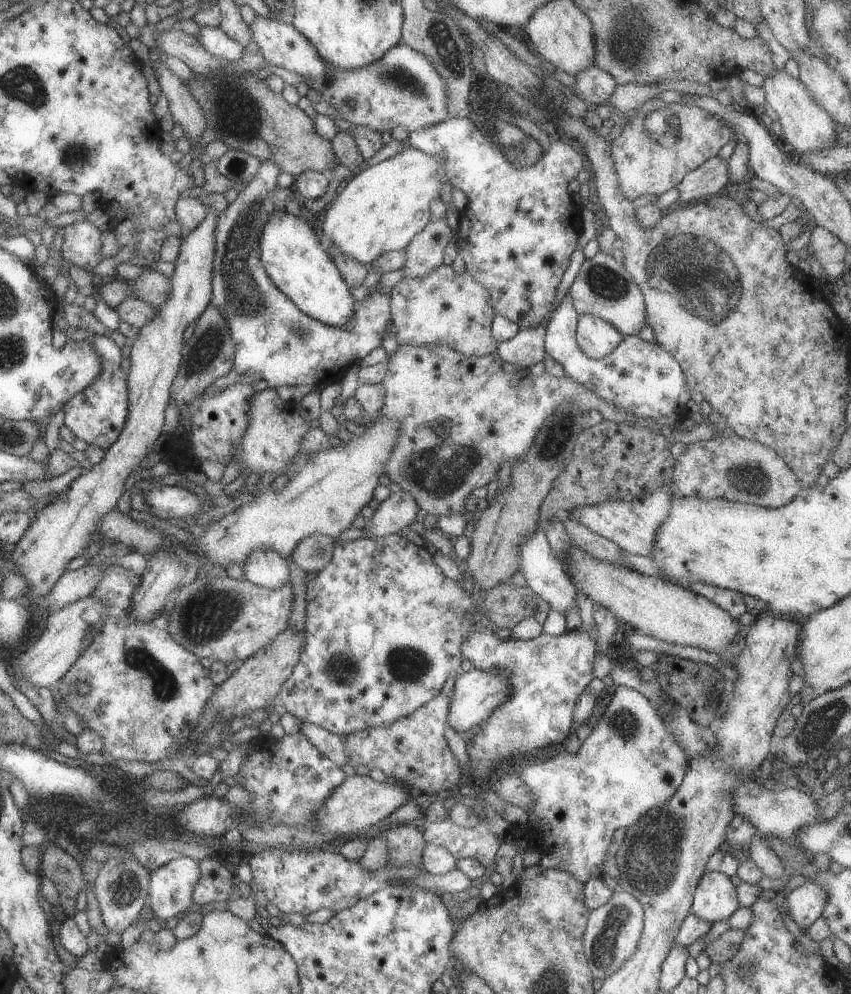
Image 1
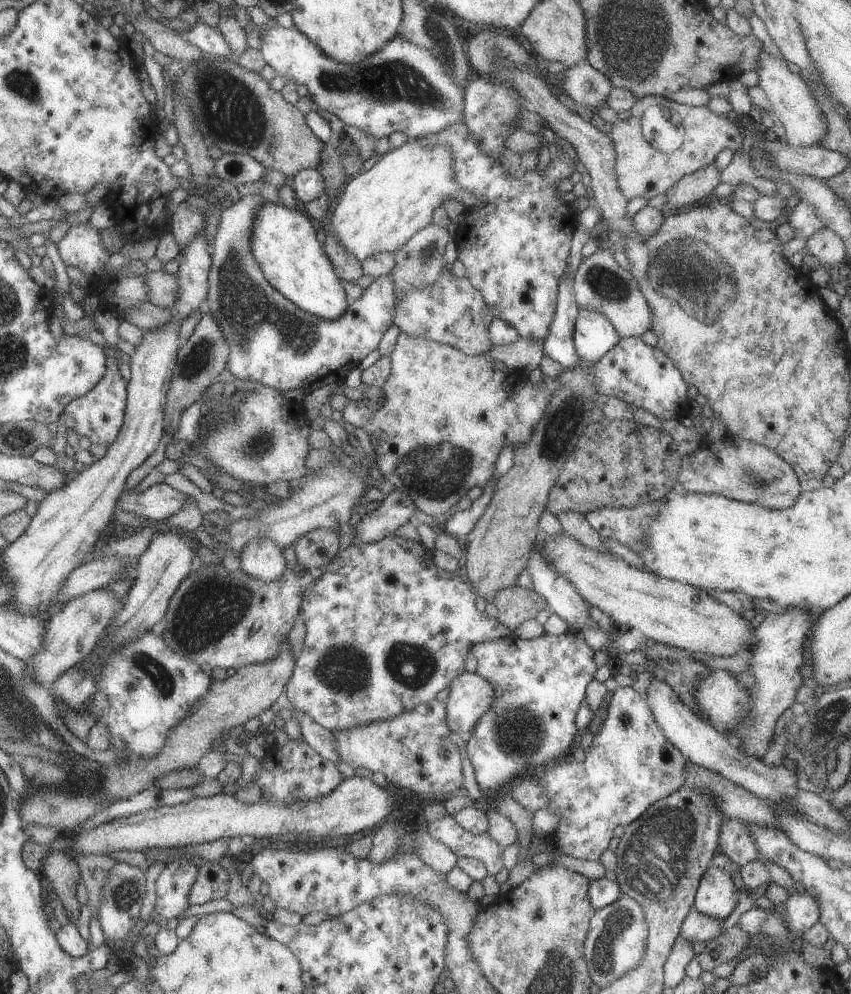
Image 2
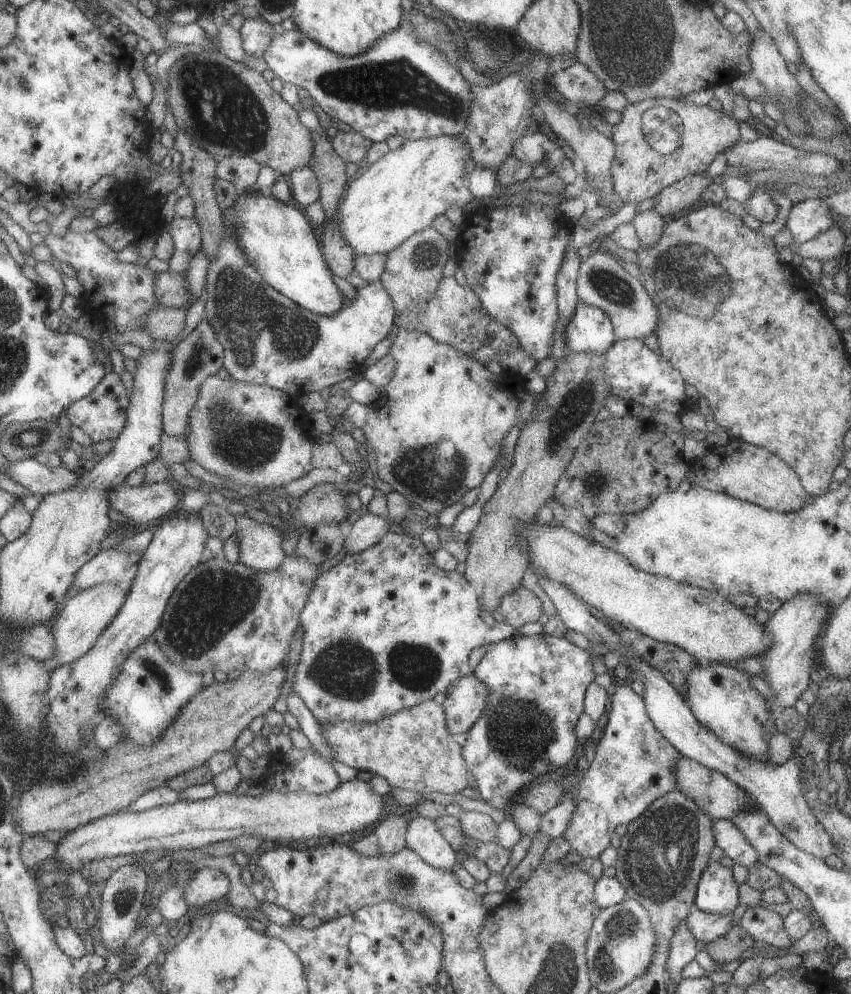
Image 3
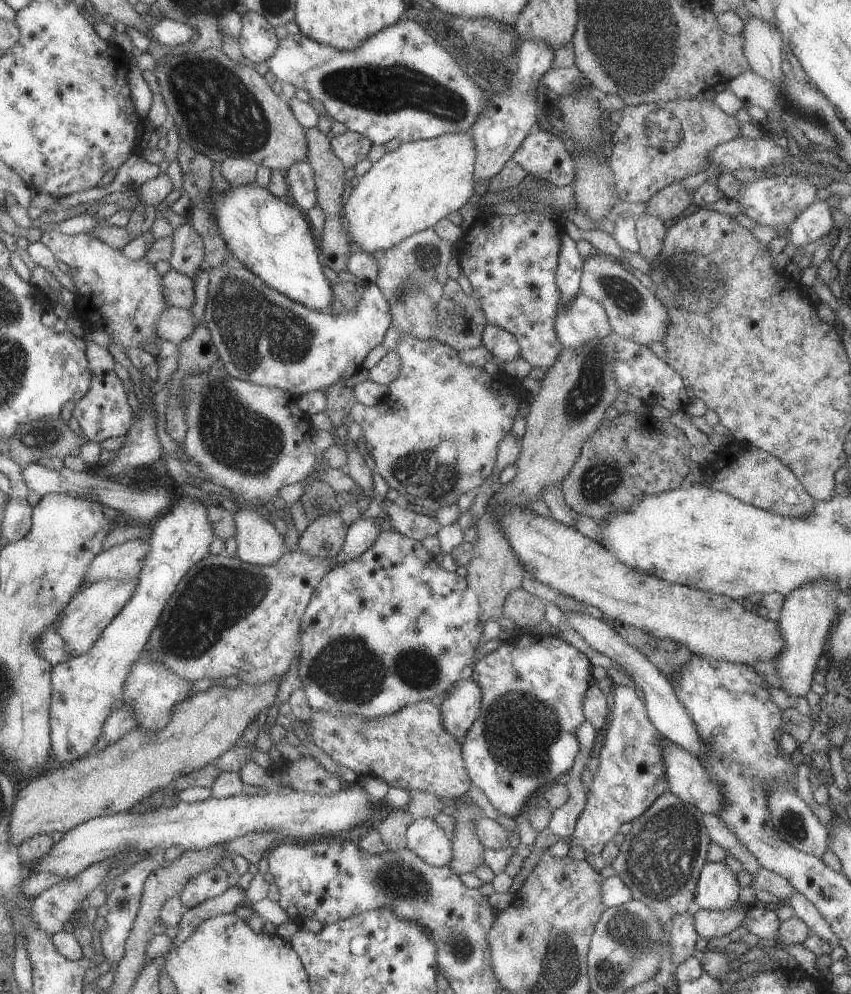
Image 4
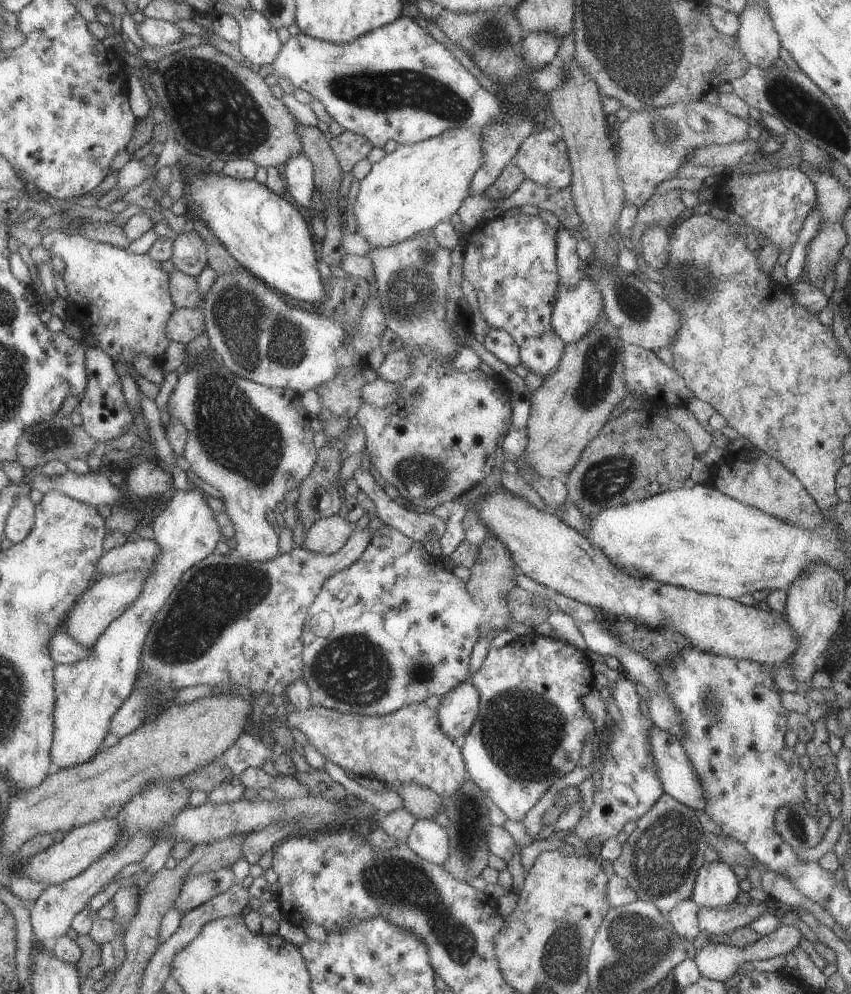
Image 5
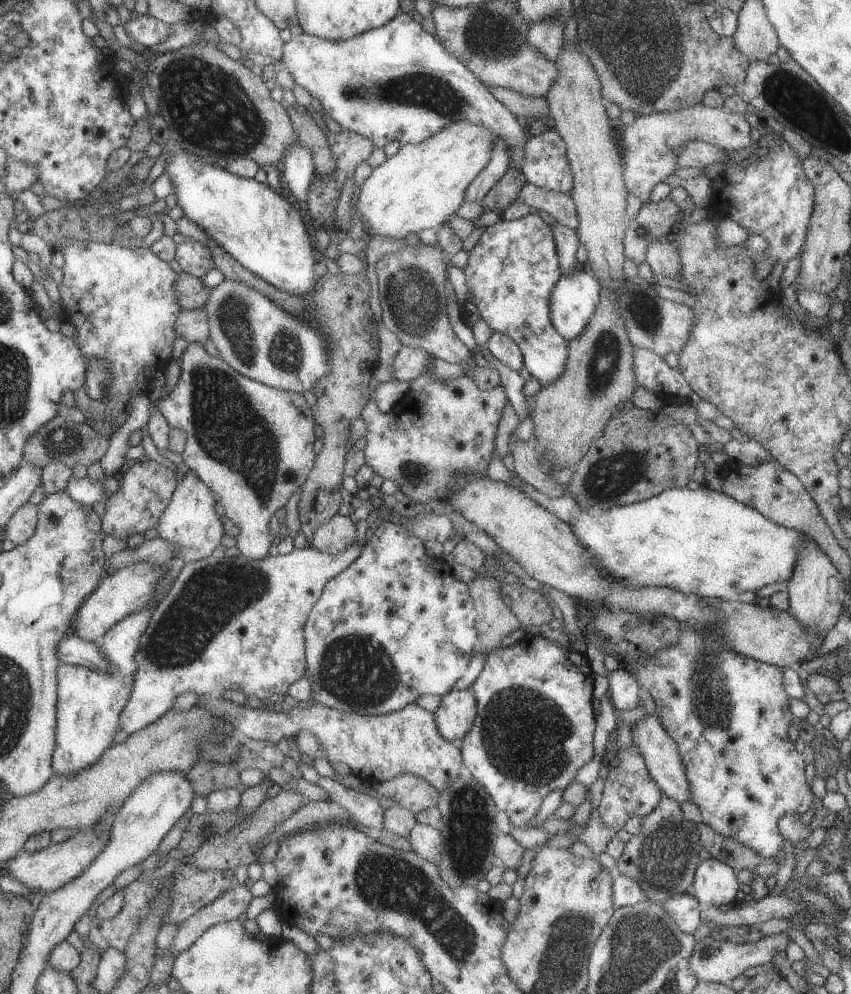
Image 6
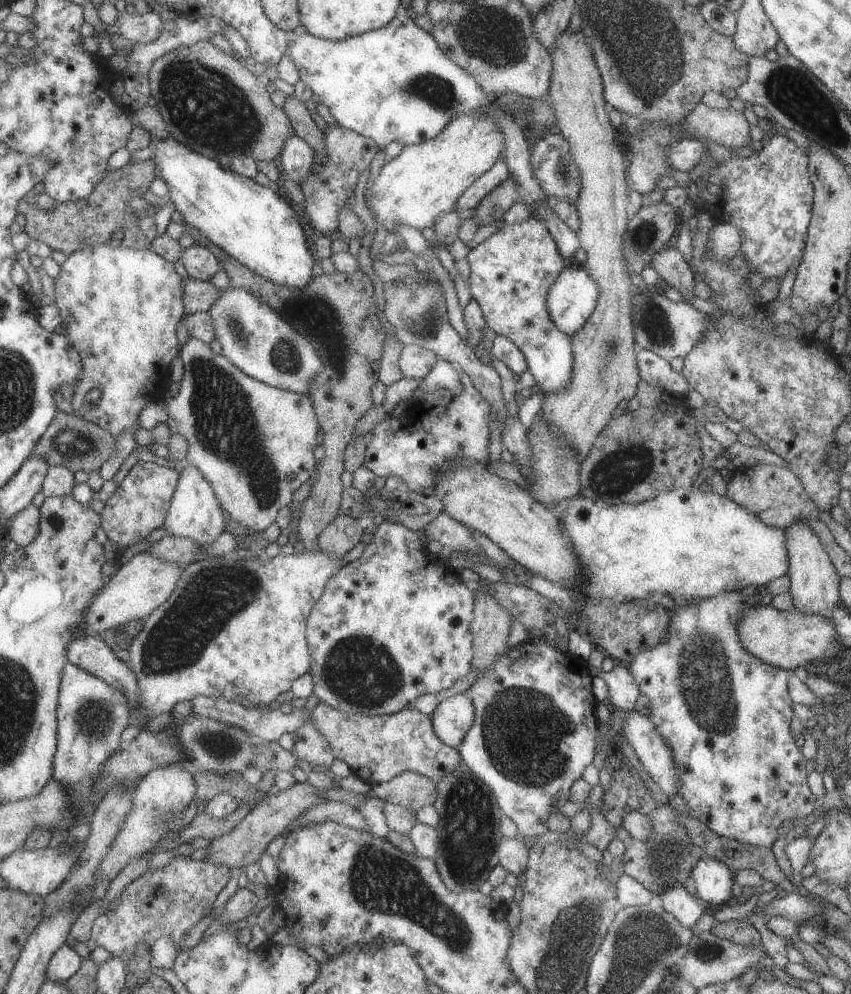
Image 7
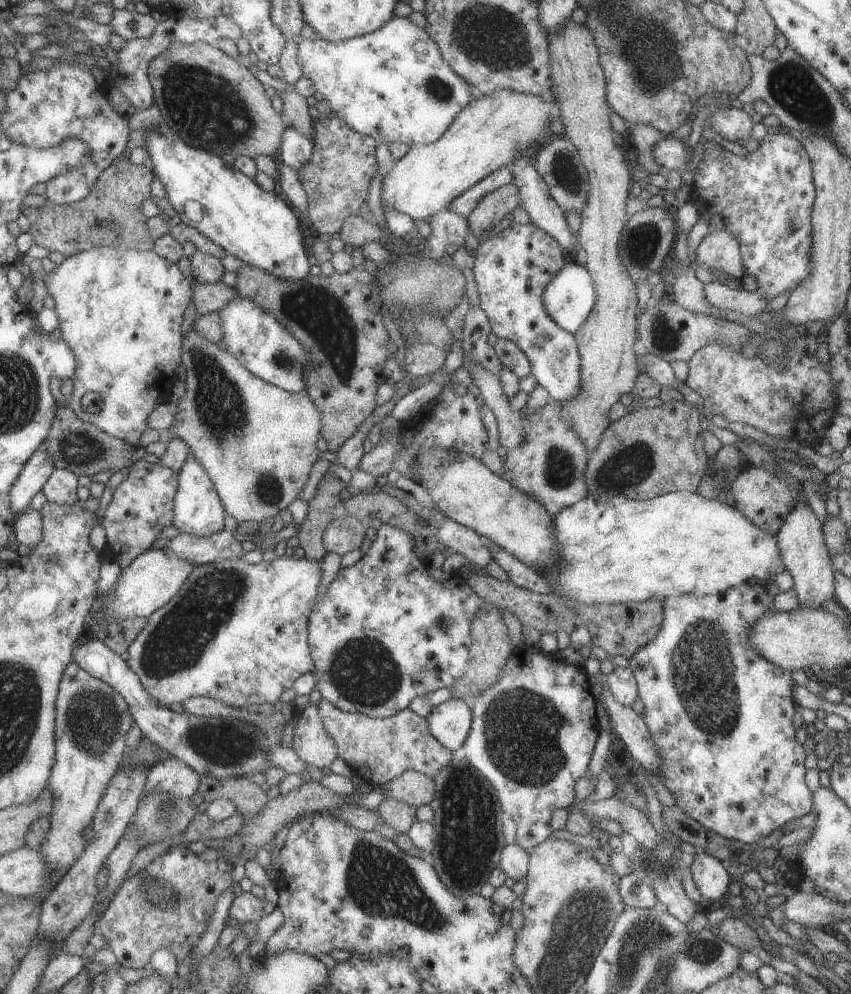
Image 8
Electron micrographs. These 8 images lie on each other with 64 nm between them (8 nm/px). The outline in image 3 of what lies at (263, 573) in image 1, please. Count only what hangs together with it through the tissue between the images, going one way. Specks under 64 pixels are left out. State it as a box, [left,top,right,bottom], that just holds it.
[235,514,285,571]

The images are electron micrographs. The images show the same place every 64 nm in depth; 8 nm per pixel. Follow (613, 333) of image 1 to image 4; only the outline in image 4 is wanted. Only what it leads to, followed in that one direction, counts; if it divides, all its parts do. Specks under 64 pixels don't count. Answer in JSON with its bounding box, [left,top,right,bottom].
[554,291,612,347]

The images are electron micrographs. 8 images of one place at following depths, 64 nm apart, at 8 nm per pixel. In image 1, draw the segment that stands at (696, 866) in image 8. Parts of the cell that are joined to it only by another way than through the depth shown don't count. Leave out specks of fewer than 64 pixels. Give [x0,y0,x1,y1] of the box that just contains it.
[690,871,739,924]

